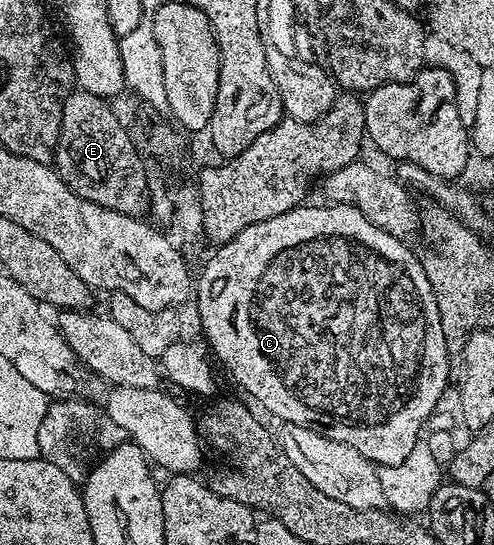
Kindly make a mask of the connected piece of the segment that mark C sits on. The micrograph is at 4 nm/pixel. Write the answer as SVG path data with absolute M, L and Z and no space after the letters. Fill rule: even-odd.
M303 204L294 207L294 209L284 212L280 216L272 216L272 220L264 220L260 224L252 224L248 228L244 228L244 232L237 234L231 242L221 243L217 247L218 250L206 262L206 267L202 270L202 275L196 278L196 298L198 294L198 322L202 325L202 330L206 333L206 342L214 349L216 357L222 361L222 366L267 410L270 414L275 414L279 418L279 423L290 423L292 425L302 425L306 429L317 430L325 437L332 440L342 441L344 444L351 445L352 448L359 450L360 455L364 456L370 462L379 466L395 466L400 464L400 460L408 457L408 452L412 452L412 448L420 440L418 434L422 430L422 425L429 420L434 414L434 409L438 406L438 401L442 398L442 393L446 390L446 381L452 375L452 369L449 364L448 348L445 347L444 333L441 327L440 314L437 312L436 297L433 296L433 290L429 286L428 277L425 276L424 268L418 262L418 255L413 249L406 247L407 243L403 239L392 236L388 232L384 232L380 228L376 228L376 224L372 224L372 220L361 217L356 208L351 206L343 206L341 204L325 204L326 206L309 206Z

